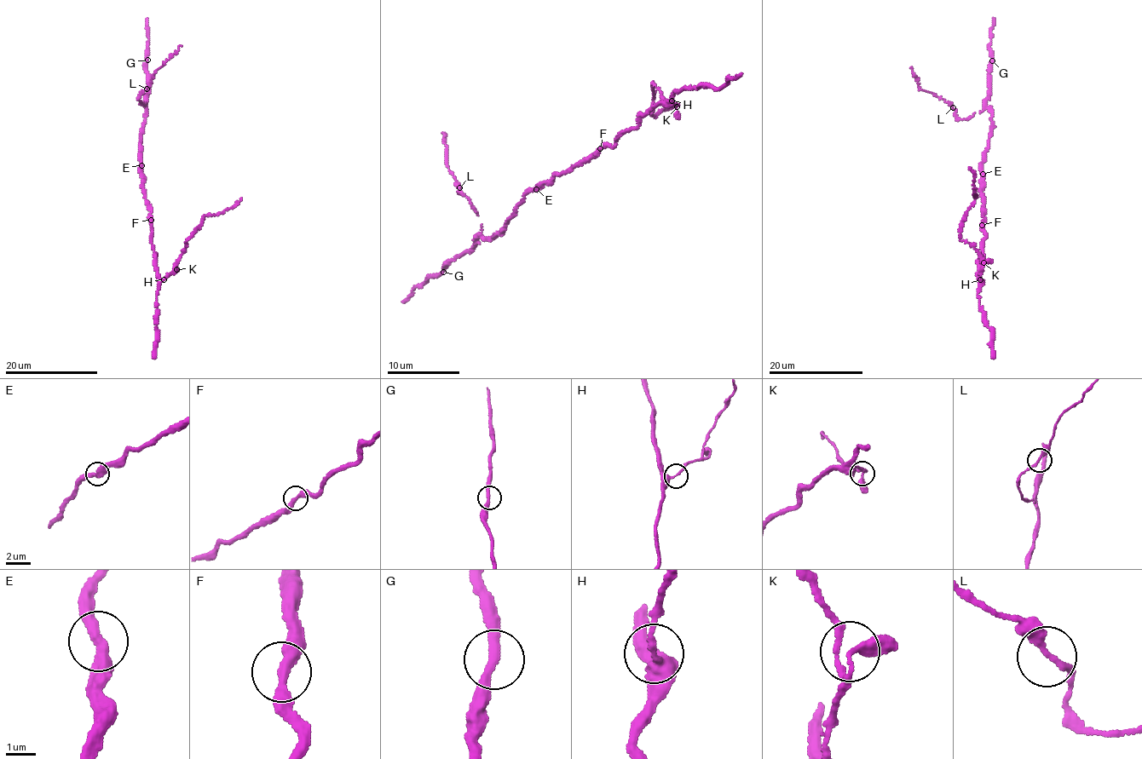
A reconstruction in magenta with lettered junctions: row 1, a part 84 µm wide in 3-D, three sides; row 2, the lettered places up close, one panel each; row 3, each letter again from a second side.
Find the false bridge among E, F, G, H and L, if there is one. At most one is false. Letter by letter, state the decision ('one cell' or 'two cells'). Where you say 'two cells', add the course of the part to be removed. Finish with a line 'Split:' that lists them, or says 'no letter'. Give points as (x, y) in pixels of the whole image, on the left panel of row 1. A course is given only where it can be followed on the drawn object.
E: one cell
F: one cell
G: one cell
H: one cell
L: one cell
Split: no letter

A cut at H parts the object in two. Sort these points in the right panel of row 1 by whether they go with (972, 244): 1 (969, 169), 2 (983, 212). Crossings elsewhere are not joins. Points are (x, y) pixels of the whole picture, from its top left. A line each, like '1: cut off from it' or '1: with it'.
1: with it
2: cut off from it

